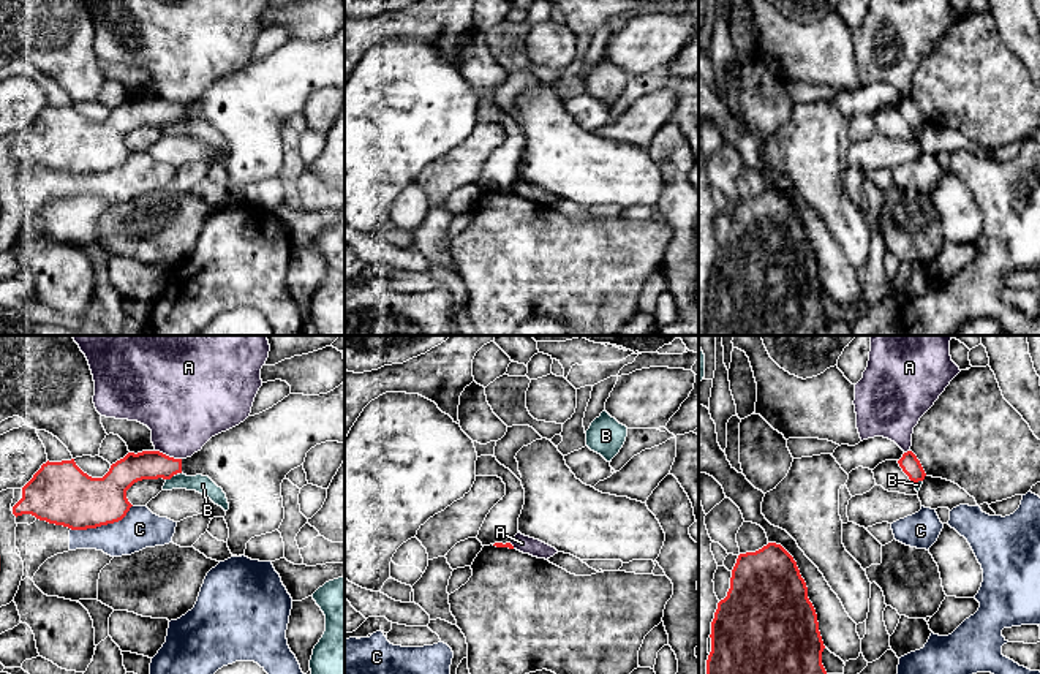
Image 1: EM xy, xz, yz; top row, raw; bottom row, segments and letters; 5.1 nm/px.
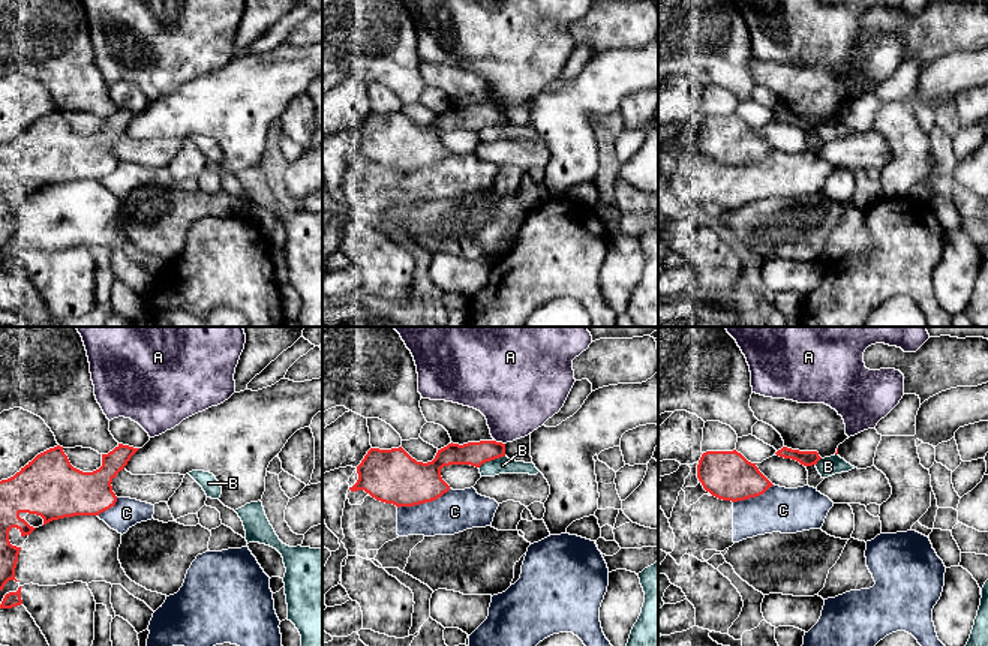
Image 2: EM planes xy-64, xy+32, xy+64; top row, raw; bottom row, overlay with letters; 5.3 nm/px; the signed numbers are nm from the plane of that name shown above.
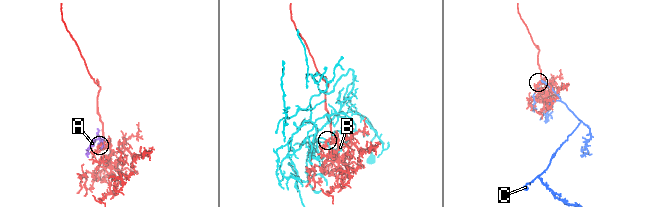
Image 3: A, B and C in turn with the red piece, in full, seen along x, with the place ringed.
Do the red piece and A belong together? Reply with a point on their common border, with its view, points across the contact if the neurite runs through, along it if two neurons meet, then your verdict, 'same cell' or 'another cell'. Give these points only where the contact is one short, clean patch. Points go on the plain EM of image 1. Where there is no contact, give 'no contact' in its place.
meets red in xy at (168, 102); border along xy (155, 95), (180, 105); another cell

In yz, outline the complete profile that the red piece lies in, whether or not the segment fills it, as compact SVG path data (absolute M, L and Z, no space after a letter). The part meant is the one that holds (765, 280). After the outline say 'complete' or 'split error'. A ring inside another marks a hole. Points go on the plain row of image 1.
M776 188L738 201L710 283L708 335L816 335L828 321L806 228Z | complete

